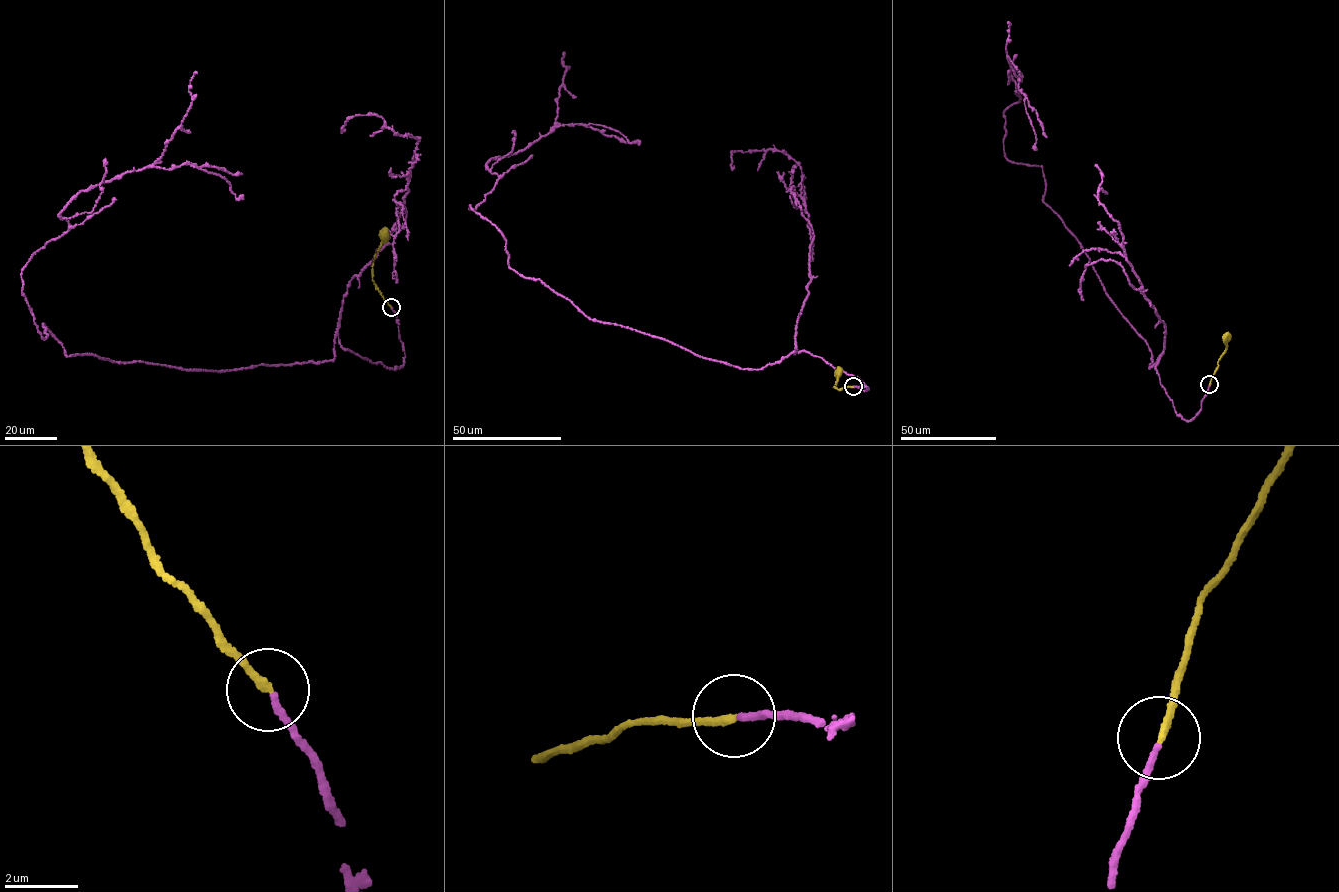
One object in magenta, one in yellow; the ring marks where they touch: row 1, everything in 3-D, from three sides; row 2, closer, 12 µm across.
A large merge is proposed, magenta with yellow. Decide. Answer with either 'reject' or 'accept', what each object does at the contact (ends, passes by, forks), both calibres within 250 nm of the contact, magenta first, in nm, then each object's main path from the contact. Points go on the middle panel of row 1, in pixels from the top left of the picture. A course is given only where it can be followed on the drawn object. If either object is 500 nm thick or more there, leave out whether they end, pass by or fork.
accept; magenta ends; yellow ends; calibres 170 and 220 nm; course magenta (853, 386), (805, 351), (741, 369), (589, 319), (508, 266), (469, 209), (491, 158), (551, 132), (564, 52); course yellow (853, 386), (839, 389), (834, 387), (838, 372)

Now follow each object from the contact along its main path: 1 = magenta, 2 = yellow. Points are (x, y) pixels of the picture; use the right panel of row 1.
1: (1209, 384), (1177, 415), (1160, 356), (1149, 368), (1042, 200), (1042, 168), (1005, 156), (1008, 22)
2: (1209, 384), (1227, 348), (1227, 336)

